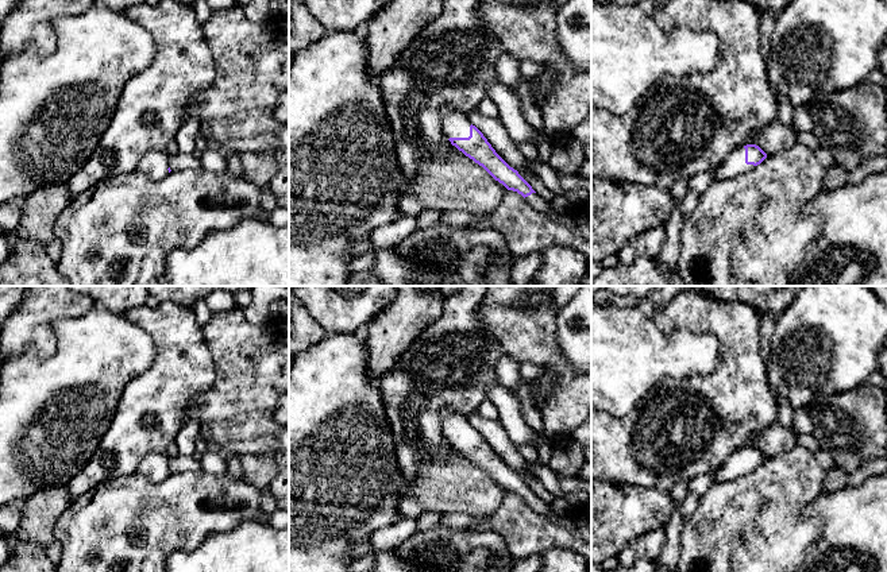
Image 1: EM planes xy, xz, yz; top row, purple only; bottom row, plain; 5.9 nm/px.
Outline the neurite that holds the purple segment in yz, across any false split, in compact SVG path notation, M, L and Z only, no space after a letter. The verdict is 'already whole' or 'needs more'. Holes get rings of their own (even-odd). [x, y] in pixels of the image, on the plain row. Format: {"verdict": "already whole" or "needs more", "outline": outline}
{"verdict": "needs more", "outline": "M756 447L736 449L717 468L714 483L725 483L752 472L767 460L767 456Z"}

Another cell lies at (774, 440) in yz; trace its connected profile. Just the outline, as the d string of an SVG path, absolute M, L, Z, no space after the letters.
M782 424L757 430L752 441L767 457L775 457L786 451L792 449L797 442L797 434Z

